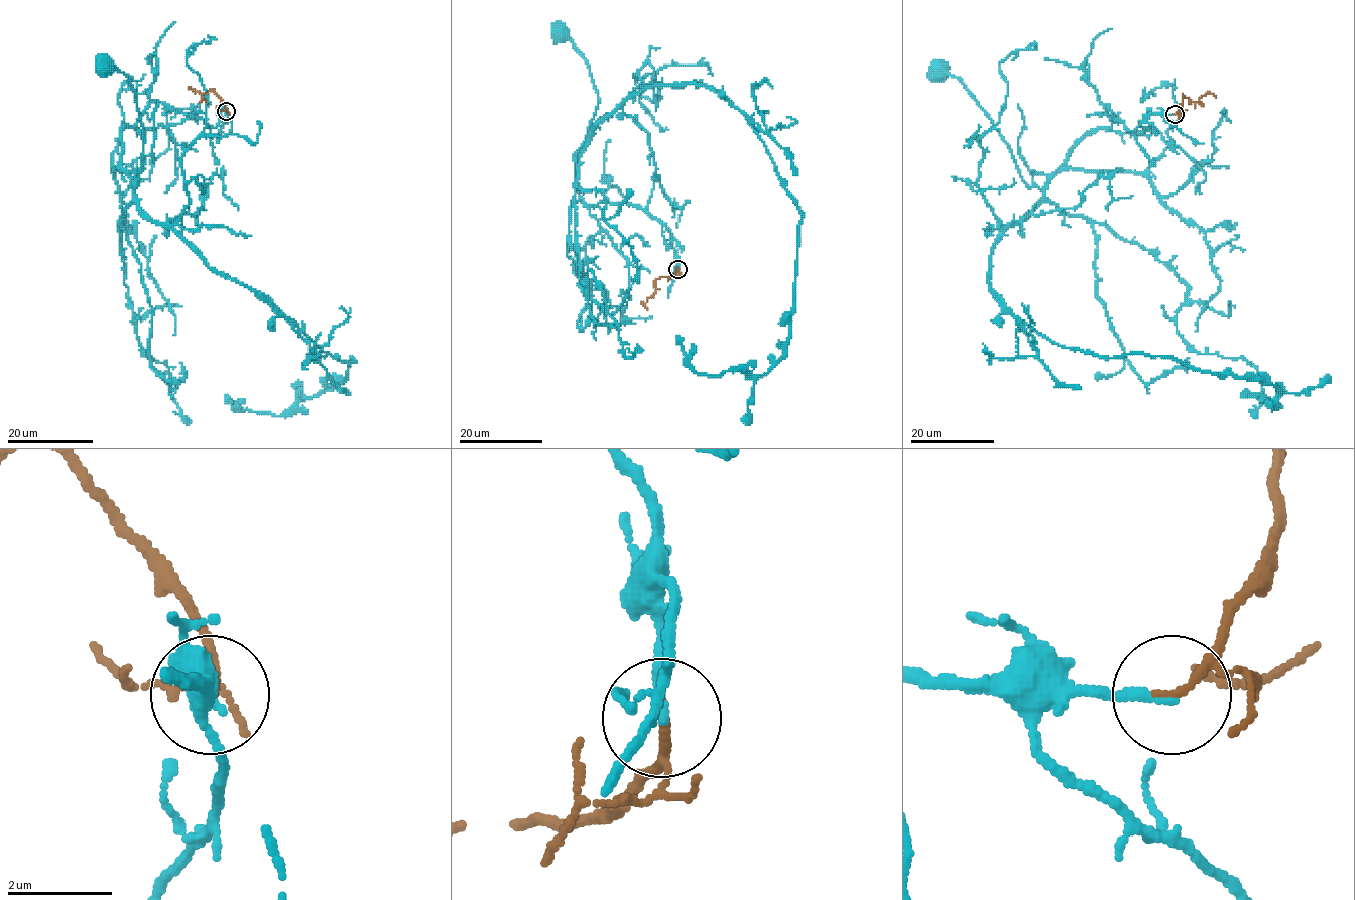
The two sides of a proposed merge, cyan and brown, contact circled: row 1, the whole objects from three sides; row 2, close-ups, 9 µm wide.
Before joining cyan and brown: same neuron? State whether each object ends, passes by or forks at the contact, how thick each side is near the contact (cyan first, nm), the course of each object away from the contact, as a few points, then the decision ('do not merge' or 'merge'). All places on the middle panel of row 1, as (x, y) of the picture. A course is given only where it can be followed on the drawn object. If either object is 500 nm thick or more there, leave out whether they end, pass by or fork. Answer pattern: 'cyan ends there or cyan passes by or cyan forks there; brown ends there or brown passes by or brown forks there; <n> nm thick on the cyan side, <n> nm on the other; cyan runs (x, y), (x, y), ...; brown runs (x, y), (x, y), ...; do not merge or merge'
cyan ends there; brown passes by; 170 nm thick on the cyan side, 130 nm on the other; cyan runs (678, 269), (664, 225), (640, 208), (589, 206), (579, 196), (576, 153), (598, 93), (585, 57), (560, 34); brown runs (678, 269), (672, 276), (660, 277), (654, 283), (656, 289), (643, 304), (647, 310); merge

